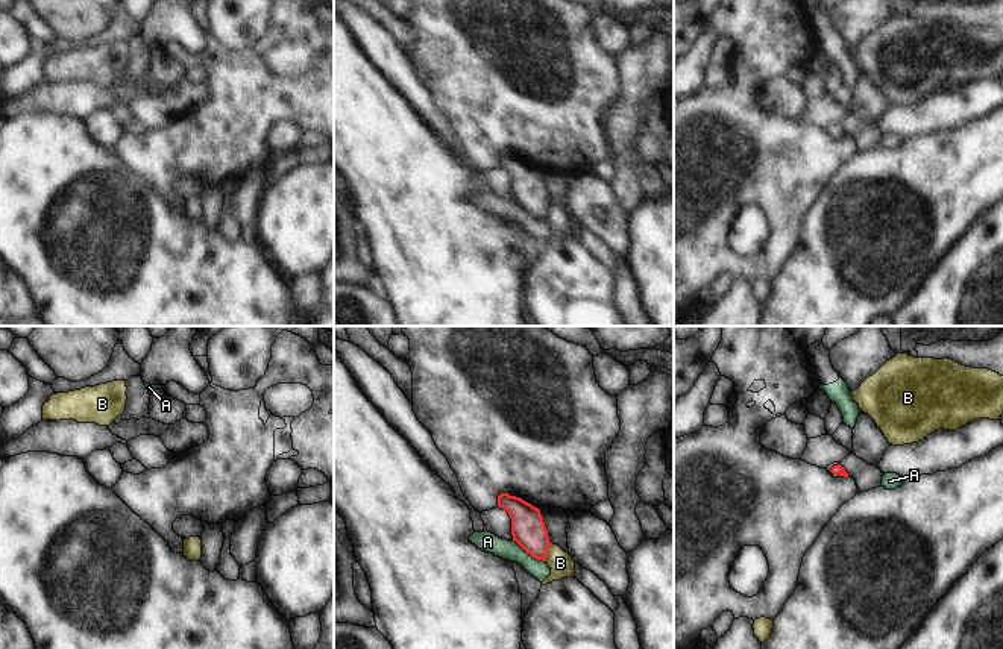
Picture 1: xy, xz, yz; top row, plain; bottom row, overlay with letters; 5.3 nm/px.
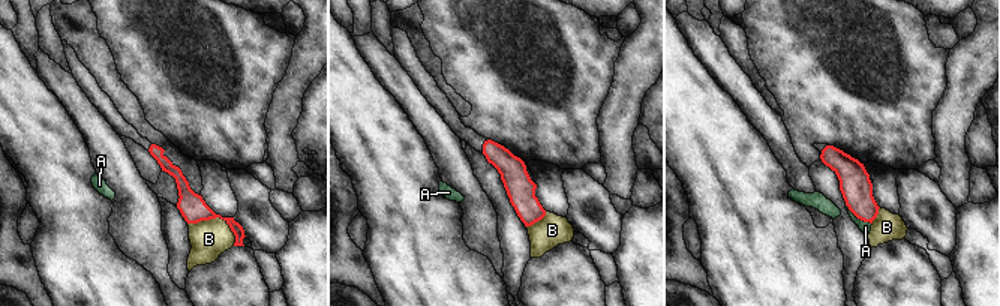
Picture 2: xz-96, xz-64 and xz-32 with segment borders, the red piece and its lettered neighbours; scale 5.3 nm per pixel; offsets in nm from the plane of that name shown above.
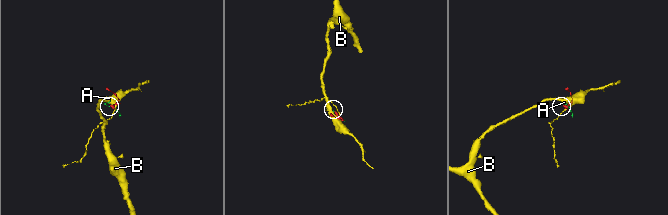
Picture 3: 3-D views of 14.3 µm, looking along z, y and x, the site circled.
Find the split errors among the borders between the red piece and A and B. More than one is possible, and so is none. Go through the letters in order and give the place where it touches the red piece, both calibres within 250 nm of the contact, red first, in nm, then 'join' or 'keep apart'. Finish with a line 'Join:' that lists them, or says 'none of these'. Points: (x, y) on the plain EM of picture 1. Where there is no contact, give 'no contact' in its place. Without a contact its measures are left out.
A: xz (528, 213) | 180/110 nm | keep apart
B: xz (547, 213) | 180/130 nm | keep apart
Join: none of these

